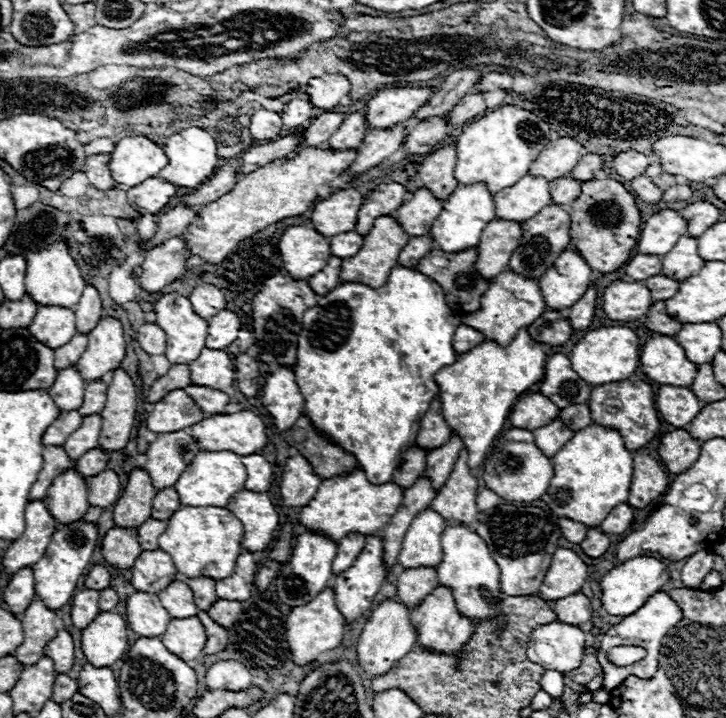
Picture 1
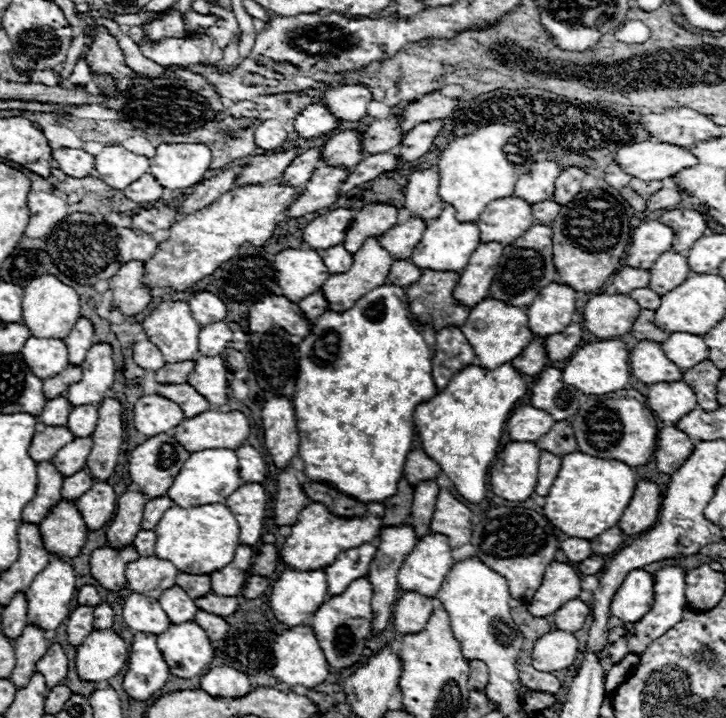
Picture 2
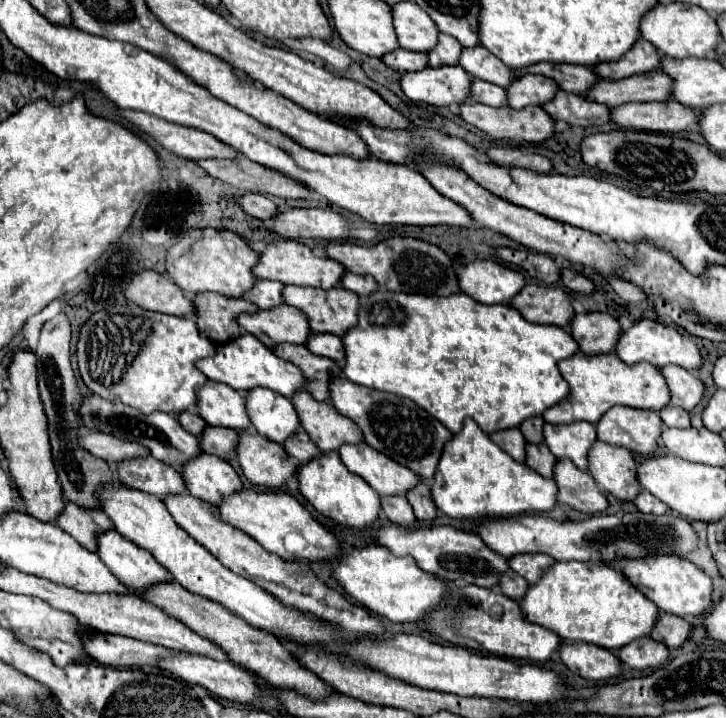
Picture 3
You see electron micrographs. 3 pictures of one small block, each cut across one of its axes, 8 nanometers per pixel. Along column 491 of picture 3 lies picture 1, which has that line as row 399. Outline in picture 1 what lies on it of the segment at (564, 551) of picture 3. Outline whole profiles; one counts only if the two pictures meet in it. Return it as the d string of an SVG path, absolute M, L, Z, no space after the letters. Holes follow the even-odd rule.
M540 392L522 396L516 402L516 408L510 412L510 424L514 428L524 428L524 430L536 430L546 424L550 424L556 416L560 414L560 408L546 400Z

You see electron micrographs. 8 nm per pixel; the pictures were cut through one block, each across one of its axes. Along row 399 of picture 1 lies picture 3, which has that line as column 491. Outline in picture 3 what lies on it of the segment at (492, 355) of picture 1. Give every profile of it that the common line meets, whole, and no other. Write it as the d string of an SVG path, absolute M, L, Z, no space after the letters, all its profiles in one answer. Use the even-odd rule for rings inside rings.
M470 418L464 420L462 432L454 434L444 446L432 480L432 498L438 510L450 518L508 518L550 512L558 502L558 486L554 480L532 472L526 464L512 460L512 456L500 450Z

